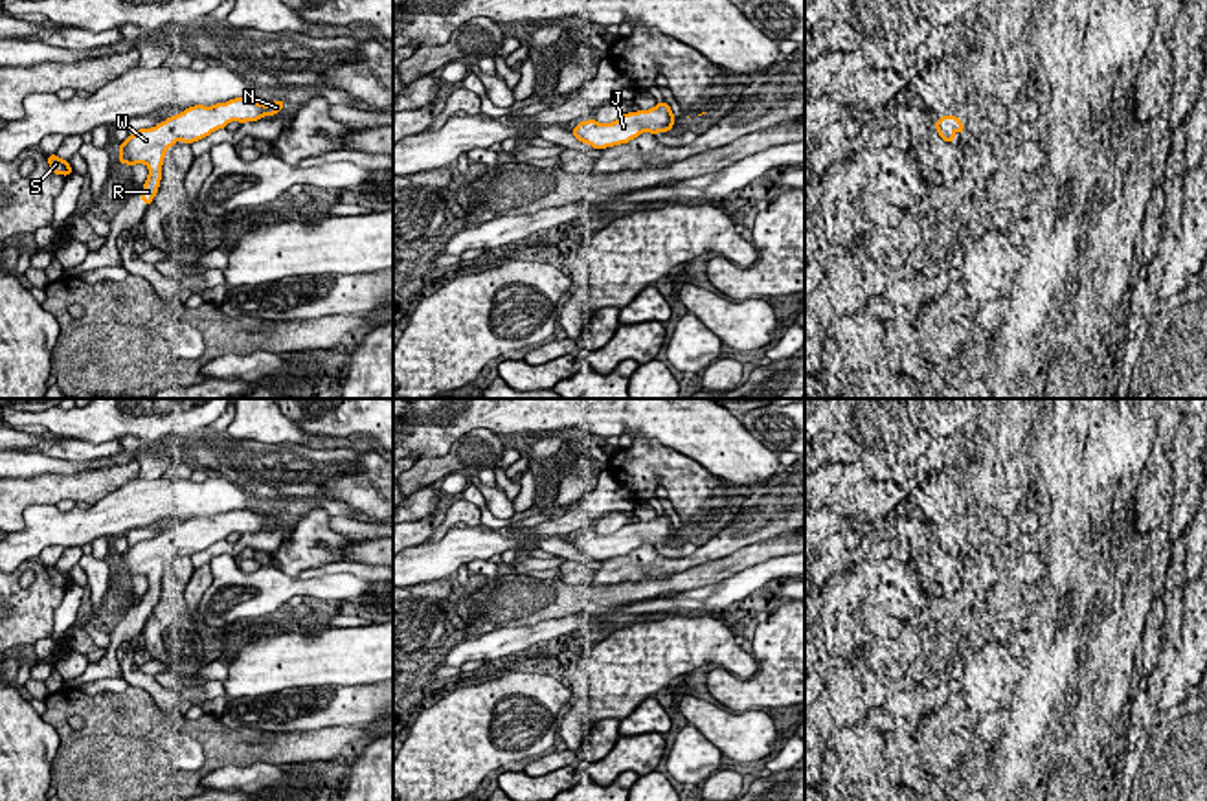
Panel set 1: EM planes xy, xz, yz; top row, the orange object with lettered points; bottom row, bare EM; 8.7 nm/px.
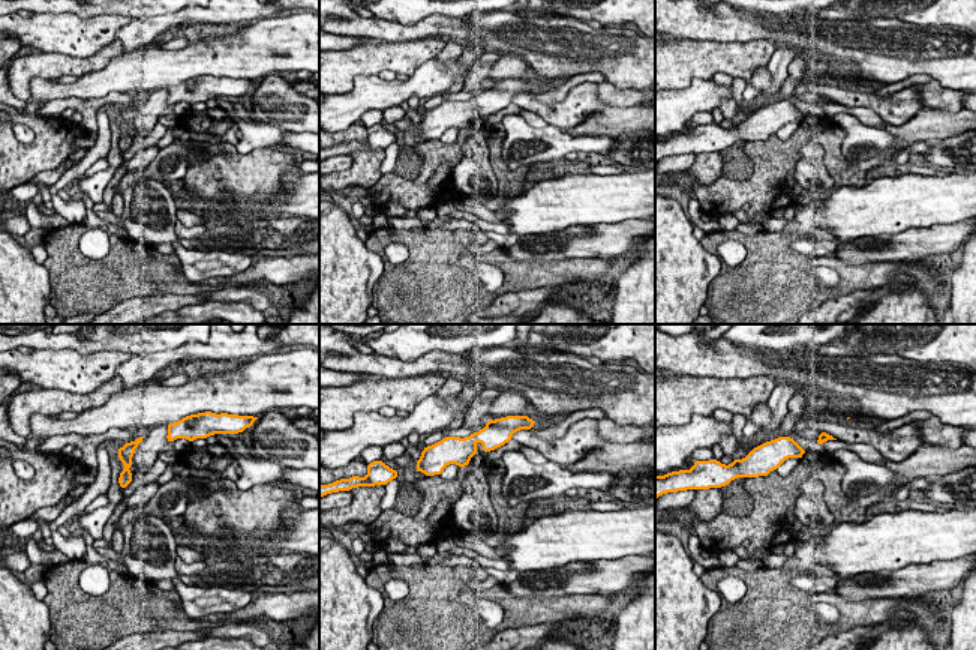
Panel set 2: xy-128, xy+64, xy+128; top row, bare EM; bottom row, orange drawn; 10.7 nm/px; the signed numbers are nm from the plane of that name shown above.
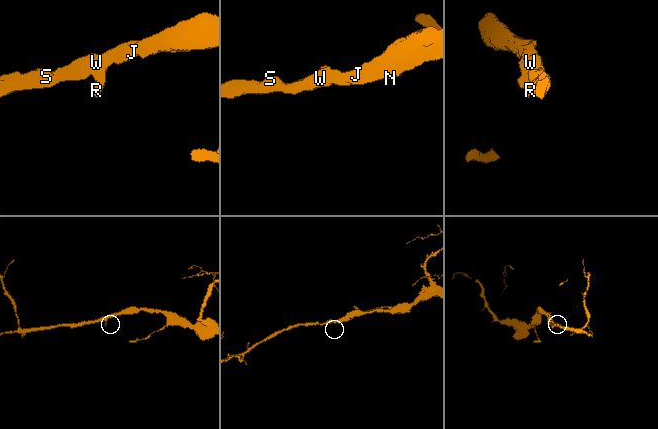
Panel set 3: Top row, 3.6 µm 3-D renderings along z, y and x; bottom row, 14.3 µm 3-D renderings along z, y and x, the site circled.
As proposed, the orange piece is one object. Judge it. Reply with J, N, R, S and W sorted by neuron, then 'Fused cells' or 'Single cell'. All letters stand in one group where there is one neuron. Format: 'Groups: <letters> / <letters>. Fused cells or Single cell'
Groups: J N R S W. Single cell

